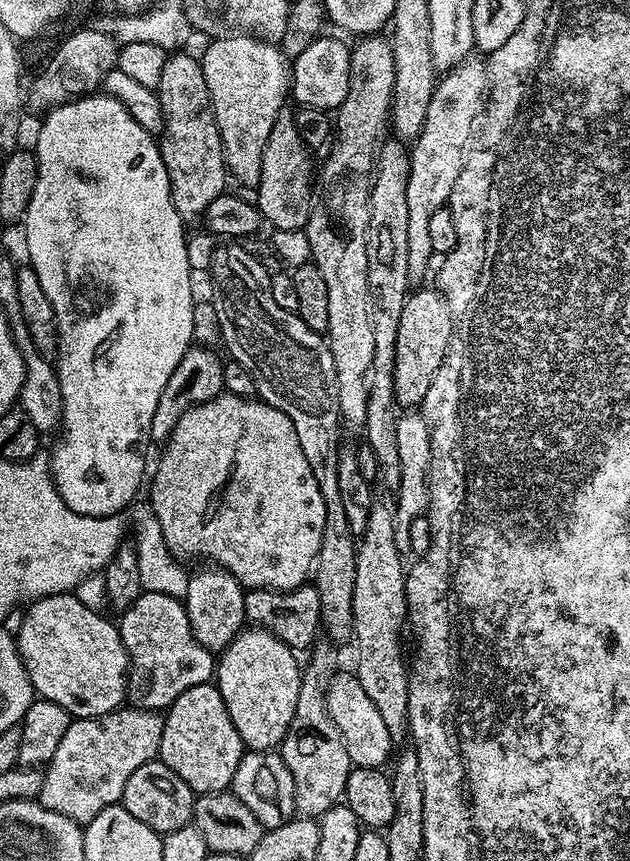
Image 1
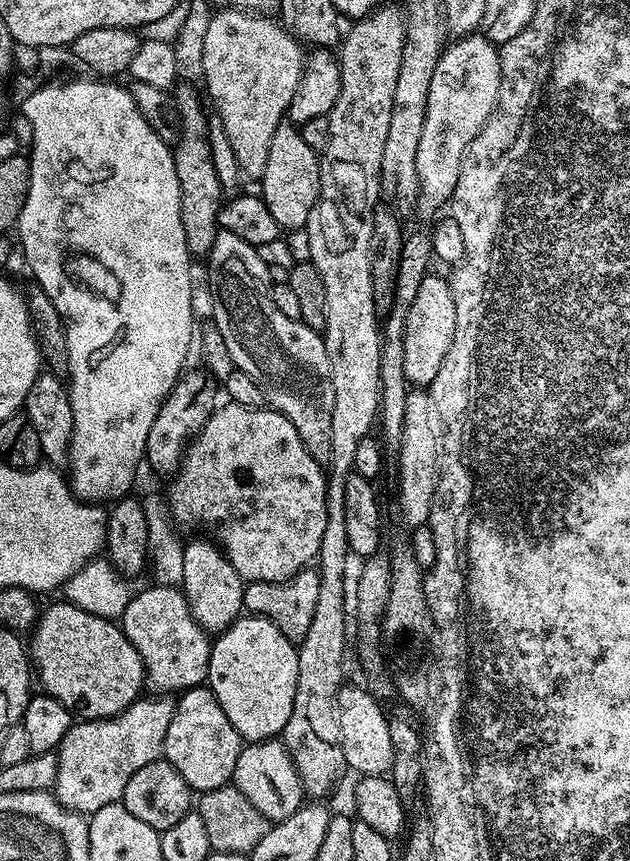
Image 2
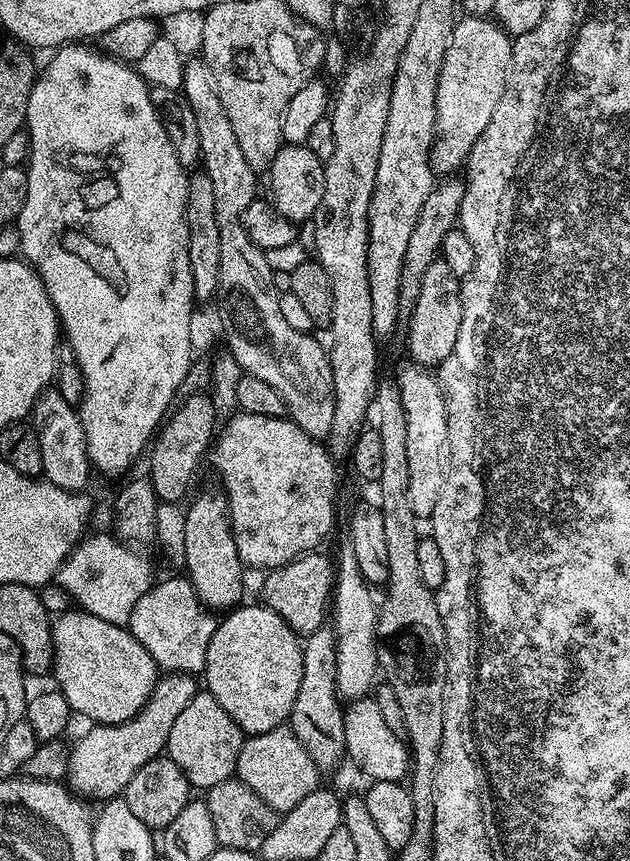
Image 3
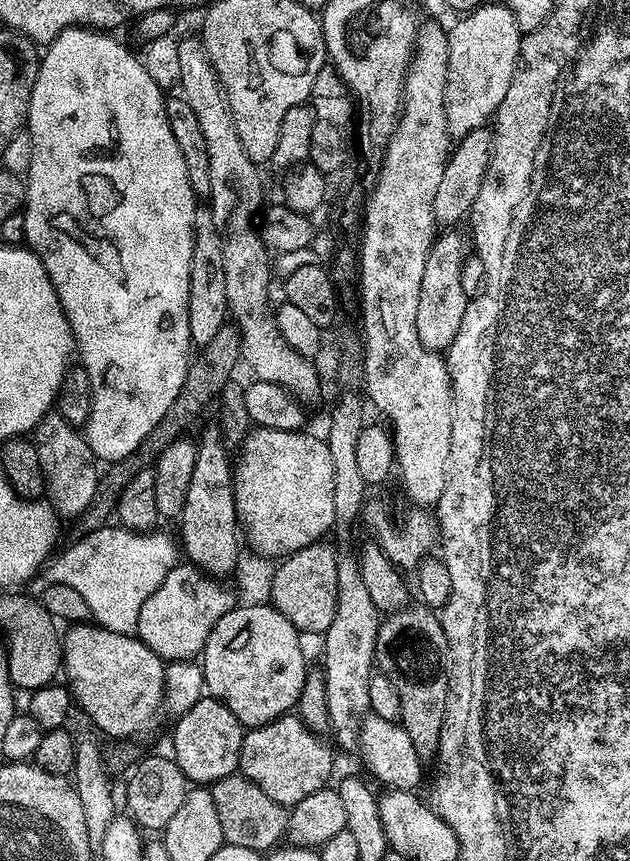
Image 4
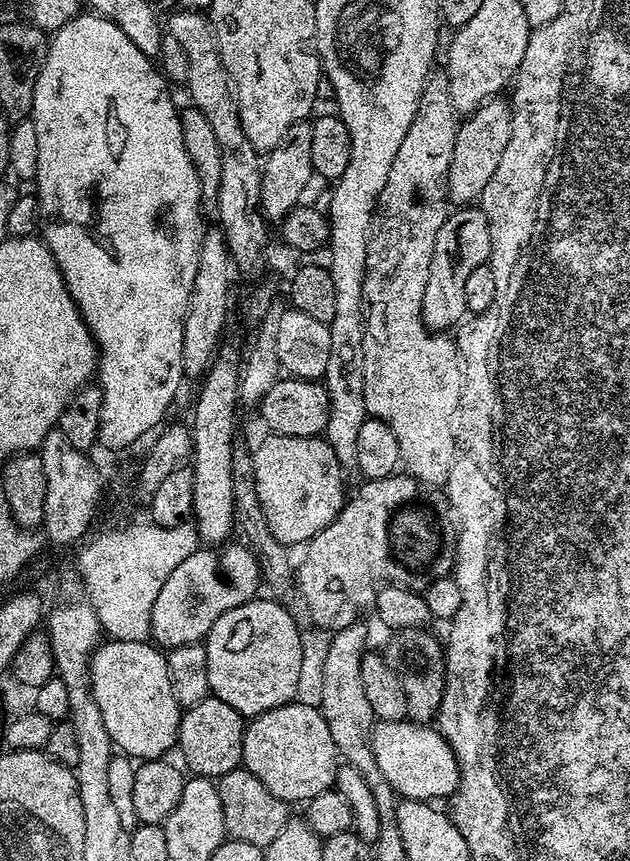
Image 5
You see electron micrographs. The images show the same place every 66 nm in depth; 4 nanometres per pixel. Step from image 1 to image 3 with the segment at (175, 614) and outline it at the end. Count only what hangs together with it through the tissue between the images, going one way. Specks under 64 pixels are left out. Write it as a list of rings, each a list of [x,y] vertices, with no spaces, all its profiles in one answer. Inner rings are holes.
[[[183,575],[169,580],[157,579],[148,592],[138,599],[129,616],[127,629],[154,658],[157,669],[169,672],[200,674],[204,671],[206,650],[218,620],[205,606],[194,586]]]

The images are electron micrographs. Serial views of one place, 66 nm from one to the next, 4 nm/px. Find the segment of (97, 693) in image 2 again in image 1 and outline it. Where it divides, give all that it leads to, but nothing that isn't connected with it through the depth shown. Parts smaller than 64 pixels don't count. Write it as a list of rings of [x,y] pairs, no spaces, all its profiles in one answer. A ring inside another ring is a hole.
[[[63,592],[62,594],[54,594],[53,596],[43,596],[41,600],[31,601],[27,605],[28,613],[24,616],[24,621],[20,624],[20,629],[15,629],[16,649],[20,652],[22,662],[26,666],[26,674],[30,678],[35,695],[37,697],[49,700],[50,702],[58,702],[58,706],[62,706],[68,712],[69,716],[85,720],[91,716],[105,716],[107,712],[115,712],[117,708],[125,703],[128,695],[128,651],[120,637],[119,627],[115,623],[112,624],[97,609],[87,608],[78,600],[76,595],[71,592]]]

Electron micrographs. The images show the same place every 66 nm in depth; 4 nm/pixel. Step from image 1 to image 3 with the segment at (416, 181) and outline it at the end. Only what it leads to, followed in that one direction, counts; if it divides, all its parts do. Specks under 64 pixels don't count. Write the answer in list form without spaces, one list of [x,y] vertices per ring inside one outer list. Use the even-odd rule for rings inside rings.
[[[469,15],[463,19],[457,19],[452,25],[450,42],[446,46],[442,69],[439,70],[438,90],[435,91],[435,138],[432,140],[430,158],[432,171],[438,176],[457,173],[465,165],[468,153],[486,126],[490,126],[490,118],[494,118],[494,106],[498,106],[498,98],[502,98],[502,90],[508,81],[508,66],[512,62],[513,37],[495,19]]]

